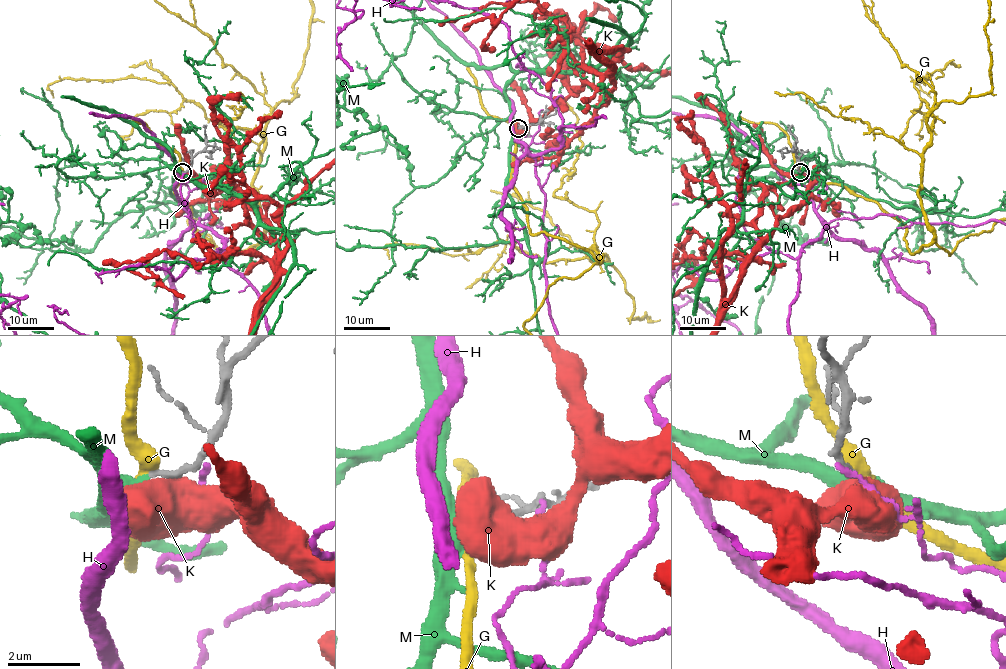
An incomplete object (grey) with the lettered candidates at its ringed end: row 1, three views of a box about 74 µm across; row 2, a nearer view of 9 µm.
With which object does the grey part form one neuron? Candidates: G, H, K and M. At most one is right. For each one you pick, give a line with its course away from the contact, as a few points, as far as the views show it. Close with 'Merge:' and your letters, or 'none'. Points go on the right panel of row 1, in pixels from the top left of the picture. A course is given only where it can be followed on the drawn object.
Merge: M

